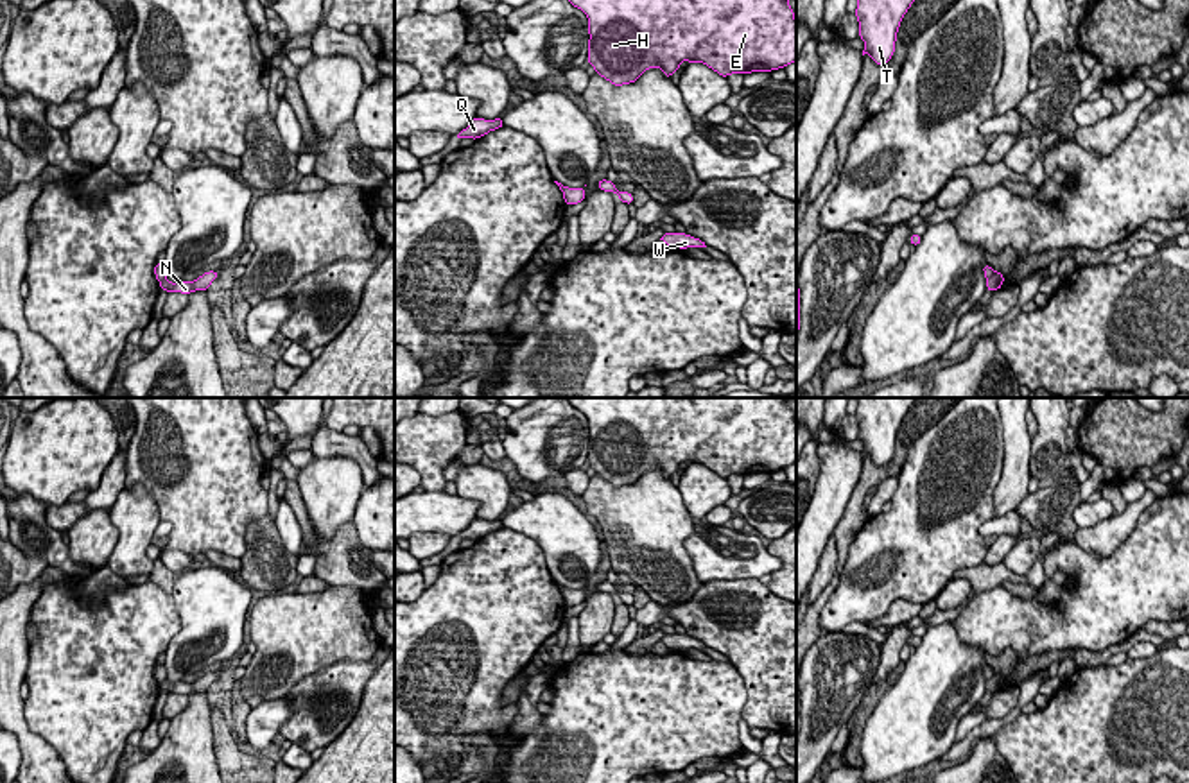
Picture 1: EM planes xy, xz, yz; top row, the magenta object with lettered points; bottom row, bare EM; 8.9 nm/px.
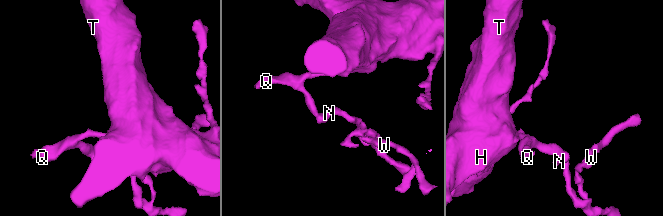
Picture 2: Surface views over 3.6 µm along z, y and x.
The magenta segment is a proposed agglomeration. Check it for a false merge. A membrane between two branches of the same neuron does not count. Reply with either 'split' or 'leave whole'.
split

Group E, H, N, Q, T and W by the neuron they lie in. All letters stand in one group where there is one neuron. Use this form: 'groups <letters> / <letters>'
groups E H Q T / N W

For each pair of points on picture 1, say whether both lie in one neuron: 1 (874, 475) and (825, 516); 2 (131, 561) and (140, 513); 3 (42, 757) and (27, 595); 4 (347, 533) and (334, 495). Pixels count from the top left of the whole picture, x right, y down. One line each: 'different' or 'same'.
1: different
2: same
3: same
4: different

